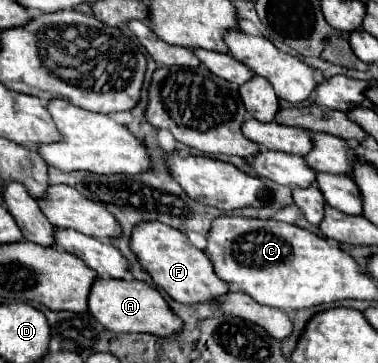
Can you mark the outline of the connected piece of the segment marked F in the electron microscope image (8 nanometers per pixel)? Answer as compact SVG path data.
M139 224L131 236L131 248L137 254L141 266L151 274L155 284L165 290L175 302L181 304L209 304L229 292L229 286L213 272L211 260L205 252L197 250L183 232L167 228L165 224Z

